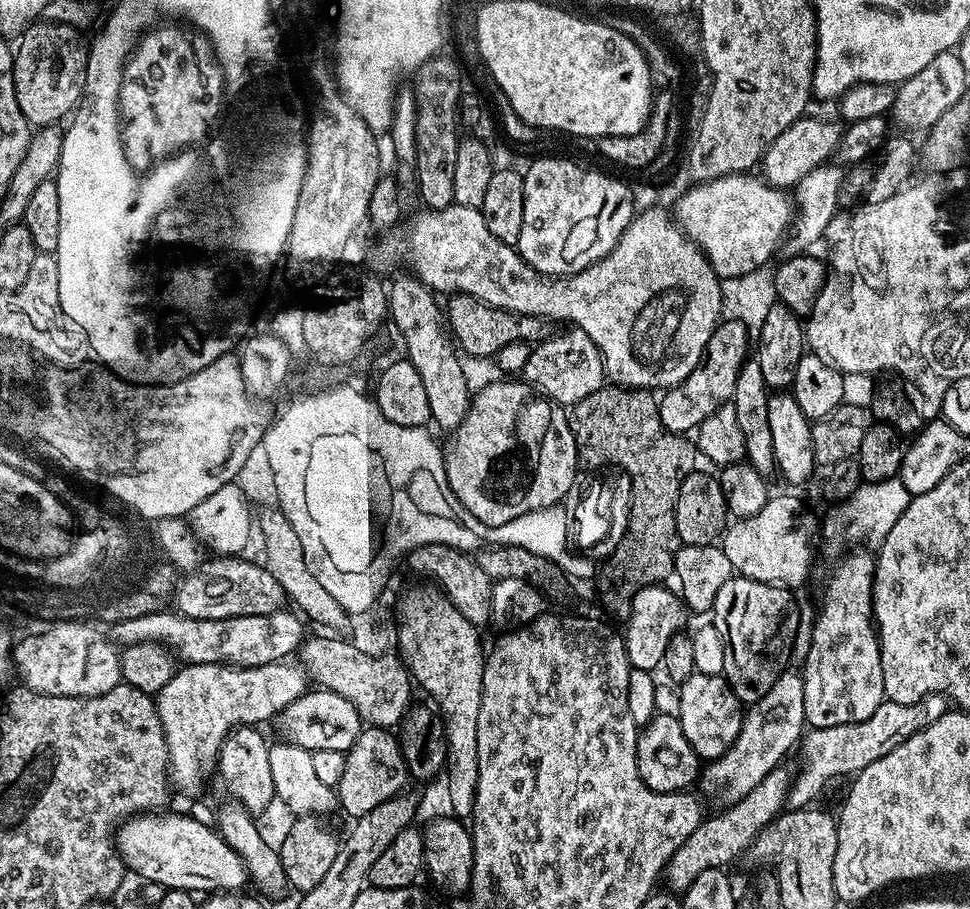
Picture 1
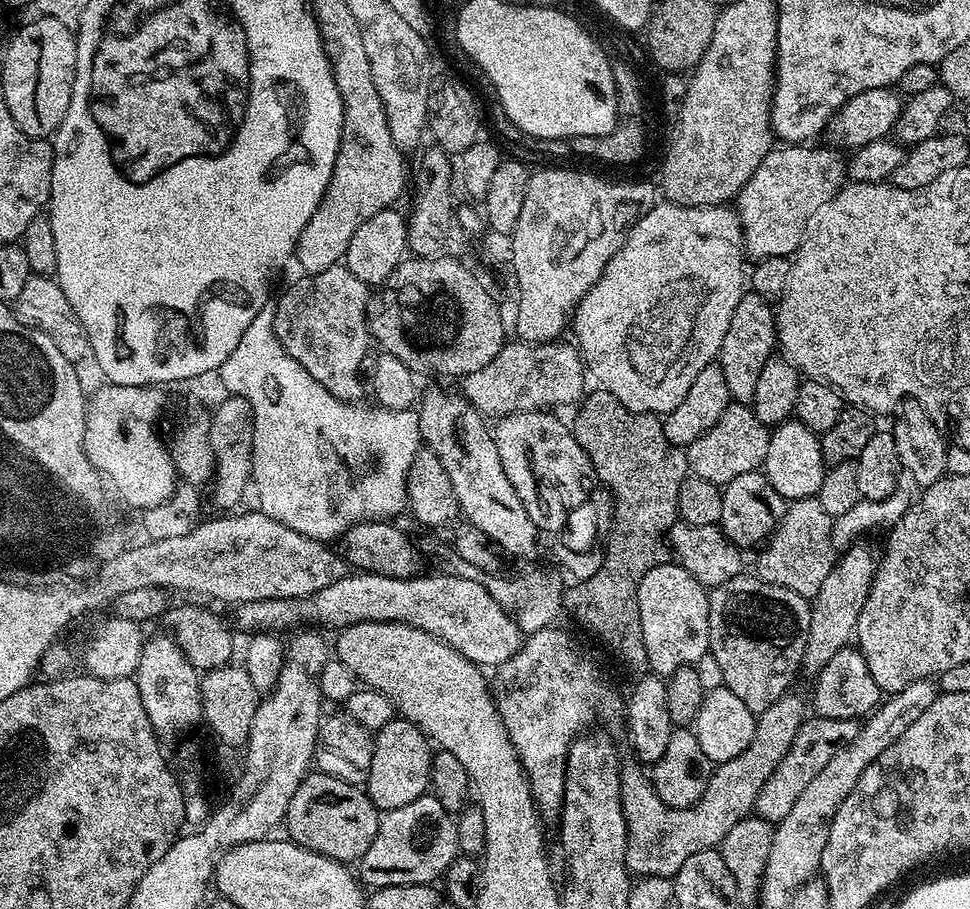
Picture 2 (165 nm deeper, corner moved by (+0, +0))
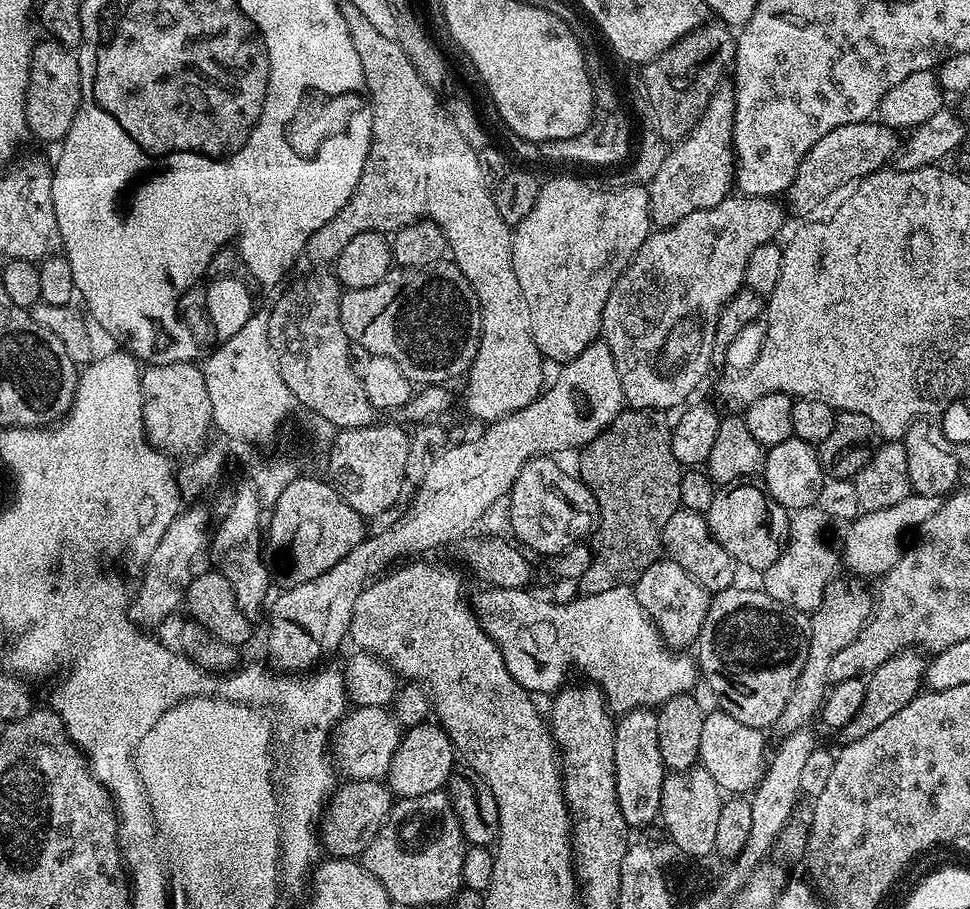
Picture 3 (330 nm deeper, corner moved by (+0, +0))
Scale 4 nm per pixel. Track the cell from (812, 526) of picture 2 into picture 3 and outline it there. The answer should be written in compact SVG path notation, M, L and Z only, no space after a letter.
M818 506L798 508L791 513L788 521L788 539L784 549L780 551L778 562L770 566L762 574L762 591L774 598L774 602L782 602L782 606L790 606L799 612L809 614L815 612L826 594L826 586L837 575L838 552L832 549L828 541L830 521L827 514Z

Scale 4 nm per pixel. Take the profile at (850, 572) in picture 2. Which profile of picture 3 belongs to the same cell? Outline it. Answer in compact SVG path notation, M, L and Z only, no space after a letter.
M912 493L902 499L897 505L888 506L886 510L861 513L860 517L845 529L844 552L842 548L842 562L853 575L866 579L883 577L901 559L904 553L902 540L904 534L936 514L941 509L943 497L932 495L918 495Z

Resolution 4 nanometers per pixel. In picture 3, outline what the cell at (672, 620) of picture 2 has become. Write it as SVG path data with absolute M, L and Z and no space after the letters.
M656 560L641 574L634 585L634 591L642 610L656 623L665 644L673 650L684 650L687 644L695 645L700 639L700 631L708 613L710 593L704 589L682 566L673 560Z

